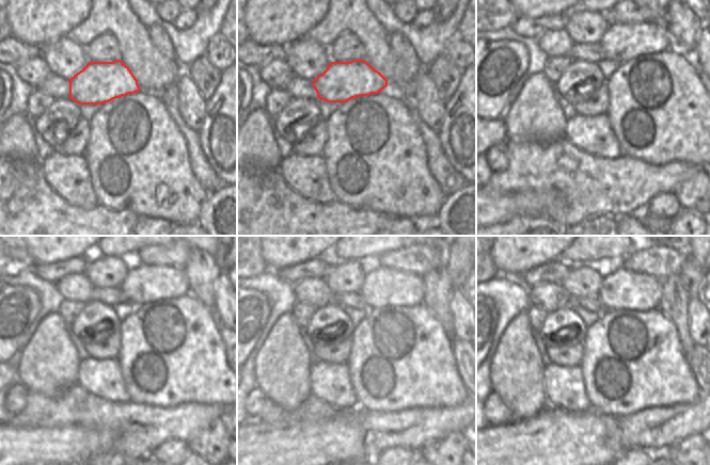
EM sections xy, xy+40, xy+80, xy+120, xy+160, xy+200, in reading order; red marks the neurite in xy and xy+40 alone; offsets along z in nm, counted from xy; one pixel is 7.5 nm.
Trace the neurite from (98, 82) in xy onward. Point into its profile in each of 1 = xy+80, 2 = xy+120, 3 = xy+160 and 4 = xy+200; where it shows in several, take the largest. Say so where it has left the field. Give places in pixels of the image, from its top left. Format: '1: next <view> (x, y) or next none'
1: next xy+80 (626, 42)
2: next xy+120 (144, 284)
3: next xy+160 (382, 287)
4: next xy+200 (624, 289)

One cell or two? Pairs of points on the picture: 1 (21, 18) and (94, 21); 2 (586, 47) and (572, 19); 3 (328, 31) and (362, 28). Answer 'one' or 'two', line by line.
1: two
2: two
3: one

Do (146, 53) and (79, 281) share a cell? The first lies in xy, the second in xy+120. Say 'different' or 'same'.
different

